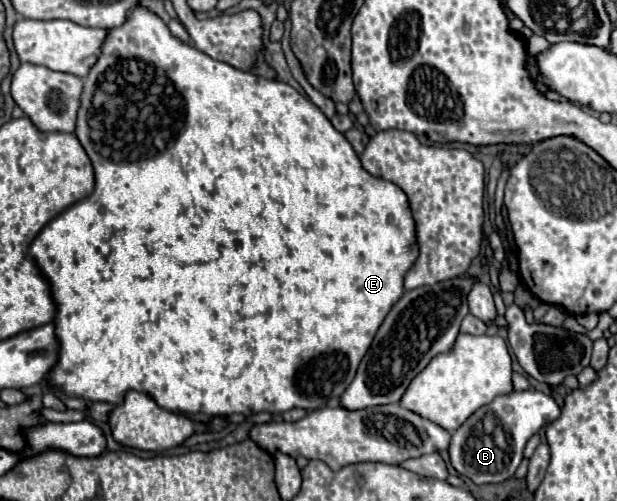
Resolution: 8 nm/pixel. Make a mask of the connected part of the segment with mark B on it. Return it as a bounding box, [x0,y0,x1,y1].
[448,390,560,484]

